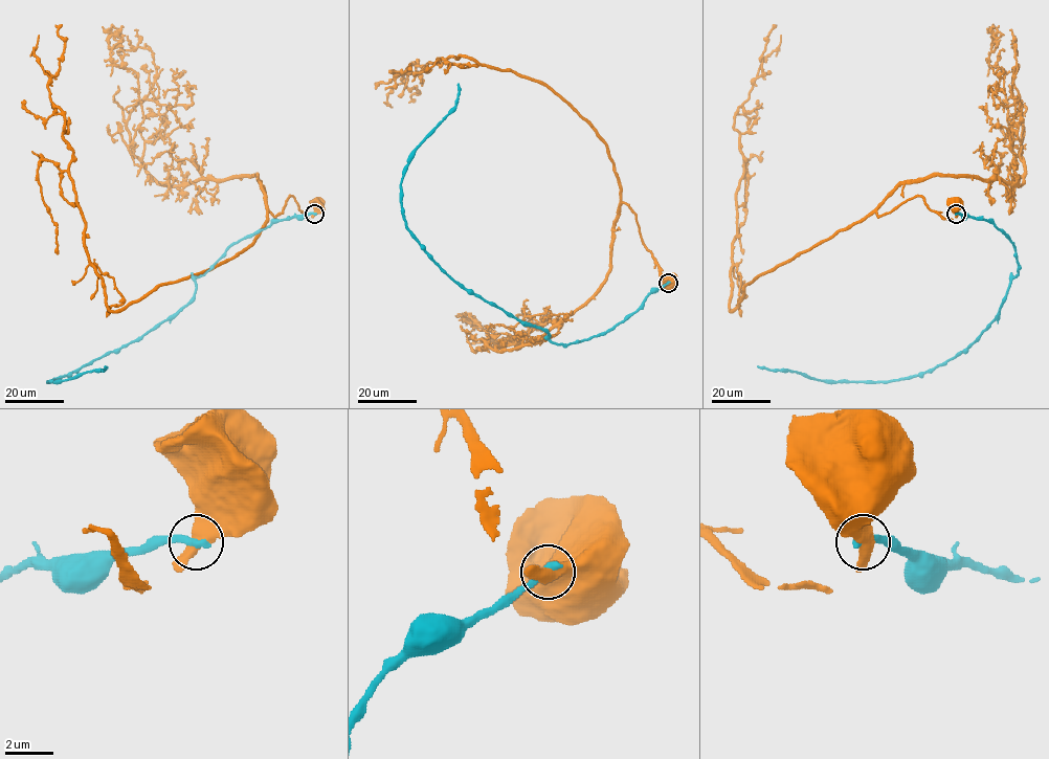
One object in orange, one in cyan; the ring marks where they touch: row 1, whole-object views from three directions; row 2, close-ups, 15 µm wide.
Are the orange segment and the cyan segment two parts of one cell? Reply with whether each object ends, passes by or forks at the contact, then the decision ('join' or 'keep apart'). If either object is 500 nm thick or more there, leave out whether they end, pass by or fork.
orange passes by | cyan ends | keep apart

